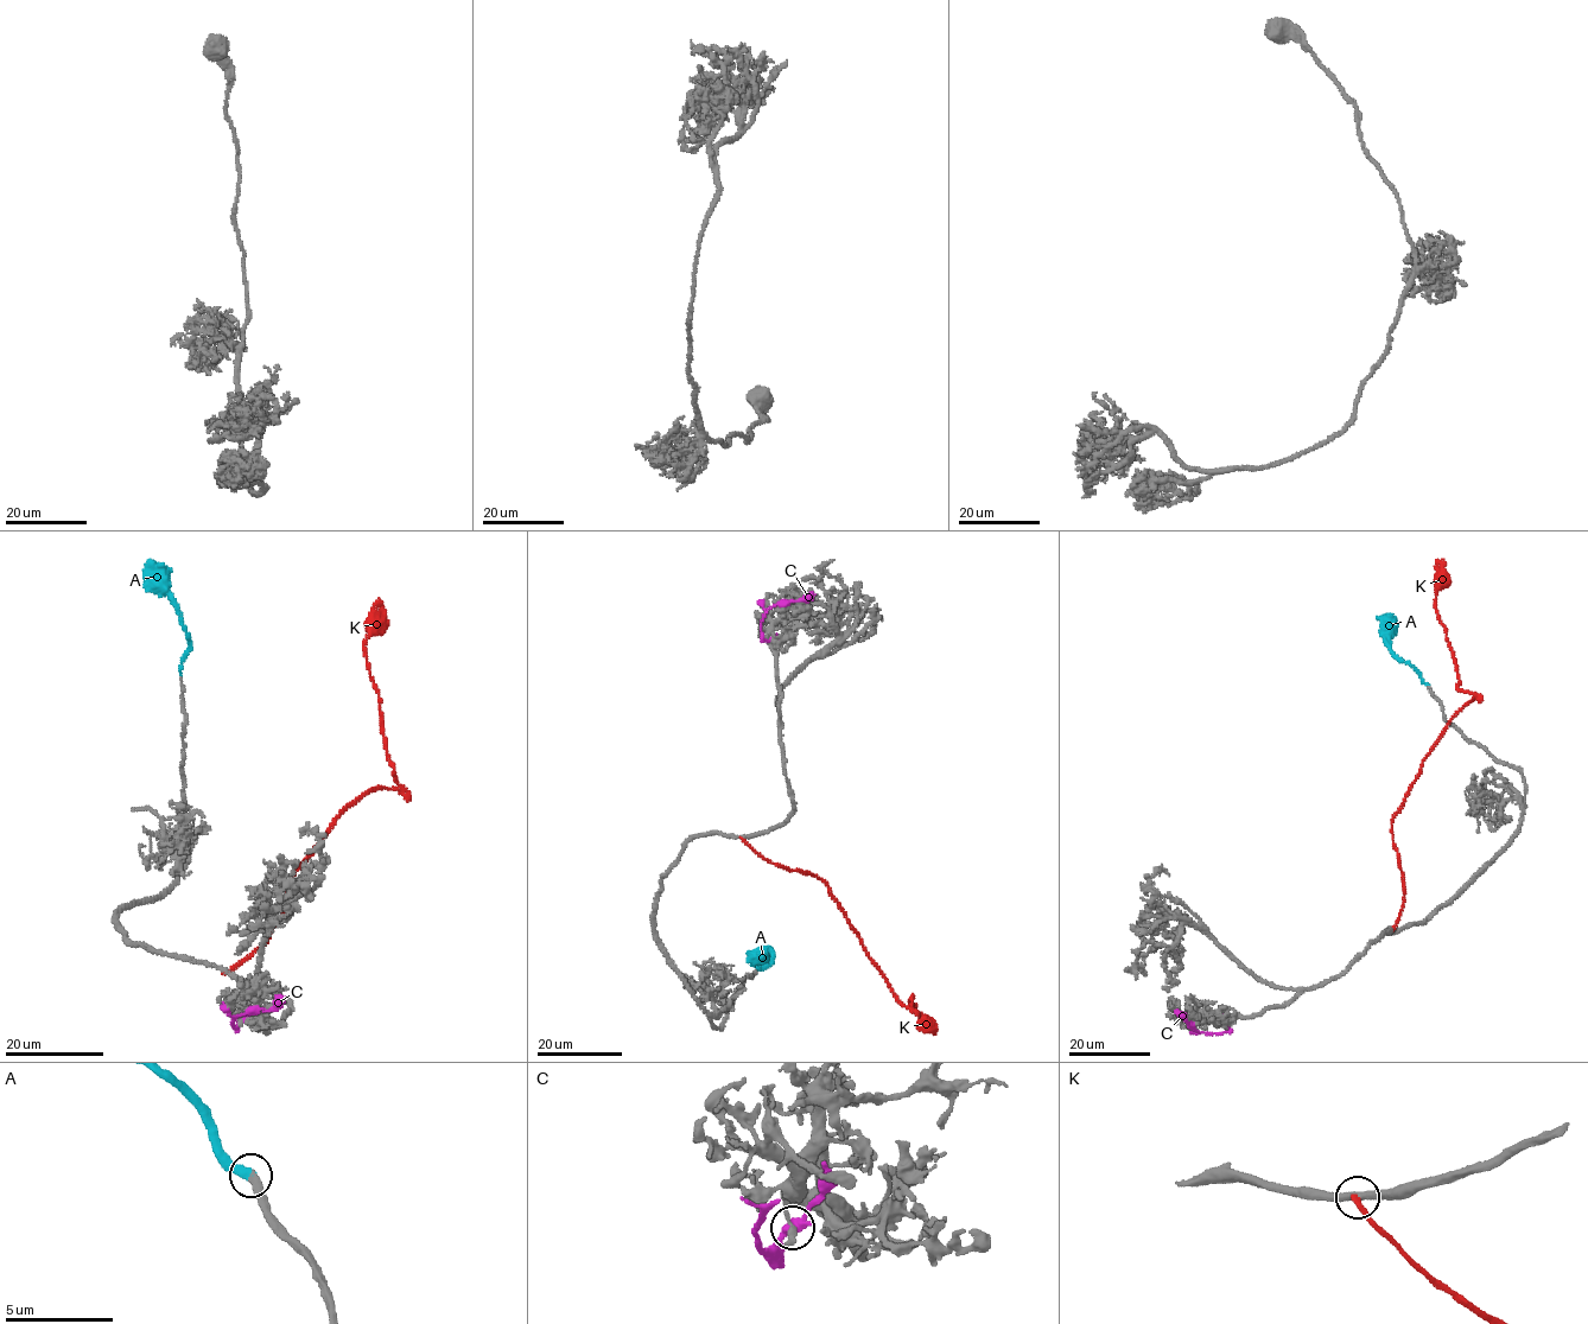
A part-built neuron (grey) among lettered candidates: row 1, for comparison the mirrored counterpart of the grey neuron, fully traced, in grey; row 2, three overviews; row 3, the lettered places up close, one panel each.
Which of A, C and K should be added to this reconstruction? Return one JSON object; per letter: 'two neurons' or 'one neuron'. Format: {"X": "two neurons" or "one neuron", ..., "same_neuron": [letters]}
{"A": "one neuron", "C": "two neurons", "K": "two neurons", "same_neuron": ["A"]}

